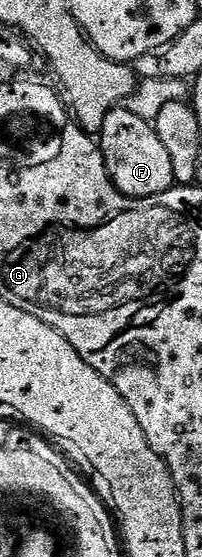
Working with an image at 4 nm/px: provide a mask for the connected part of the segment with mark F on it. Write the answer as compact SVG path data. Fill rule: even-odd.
M124 107L111 109L104 119L100 148L110 180L124 195L151 197L168 191L175 184L172 159L168 159L168 150L160 143L160 135L156 135L153 124L140 119L140 115L132 115L132 111Z

